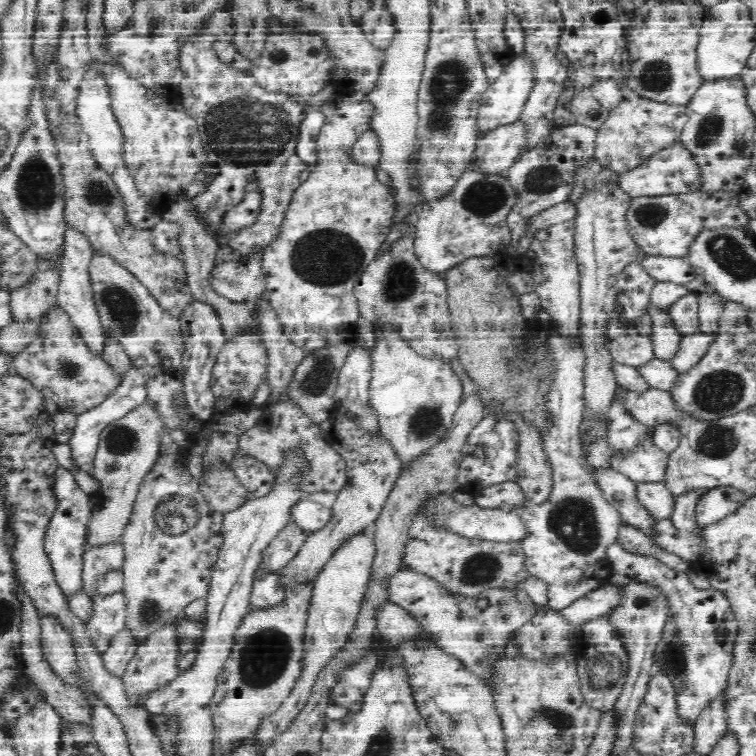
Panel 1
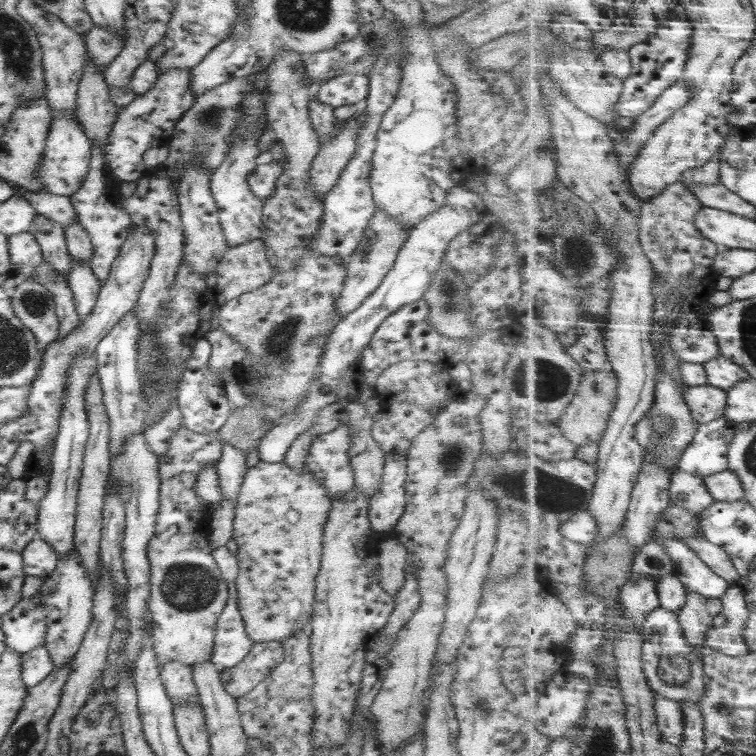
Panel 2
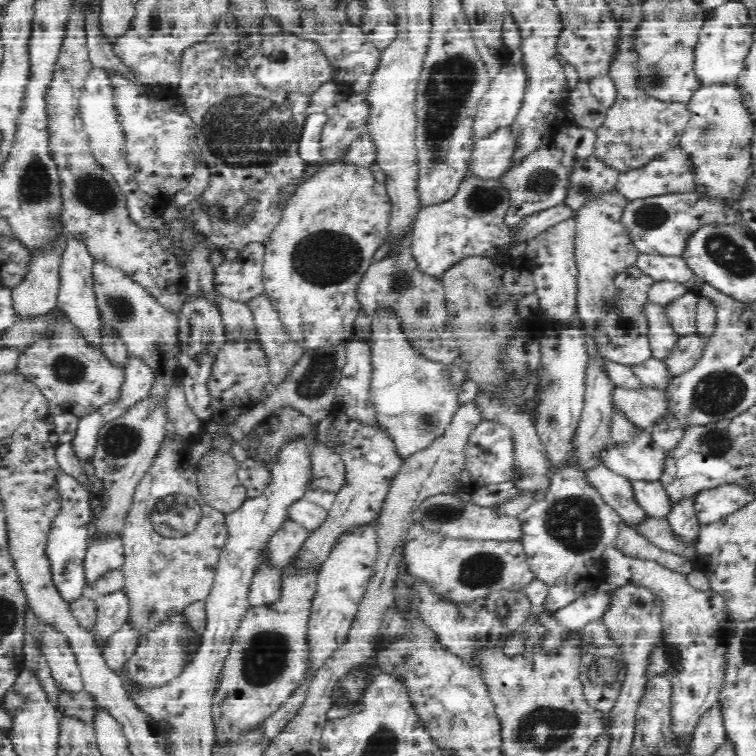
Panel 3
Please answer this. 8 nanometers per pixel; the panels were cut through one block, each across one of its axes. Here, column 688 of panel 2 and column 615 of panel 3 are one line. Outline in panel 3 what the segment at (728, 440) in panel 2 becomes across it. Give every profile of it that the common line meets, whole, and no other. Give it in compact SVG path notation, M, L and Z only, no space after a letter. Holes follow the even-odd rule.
M647 426L633 445L608 449L603 454L605 465L632 481L660 481L669 456L654 444L652 433L653 427Z

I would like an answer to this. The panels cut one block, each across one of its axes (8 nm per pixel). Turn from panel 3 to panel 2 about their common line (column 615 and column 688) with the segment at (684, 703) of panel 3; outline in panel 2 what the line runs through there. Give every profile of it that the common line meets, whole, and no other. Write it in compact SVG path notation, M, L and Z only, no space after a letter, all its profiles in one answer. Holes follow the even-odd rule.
M666 540L666 549L674 559L678 576L689 591L704 594L709 598L722 599L731 590L732 583L716 574L714 569L700 558L686 542Z

